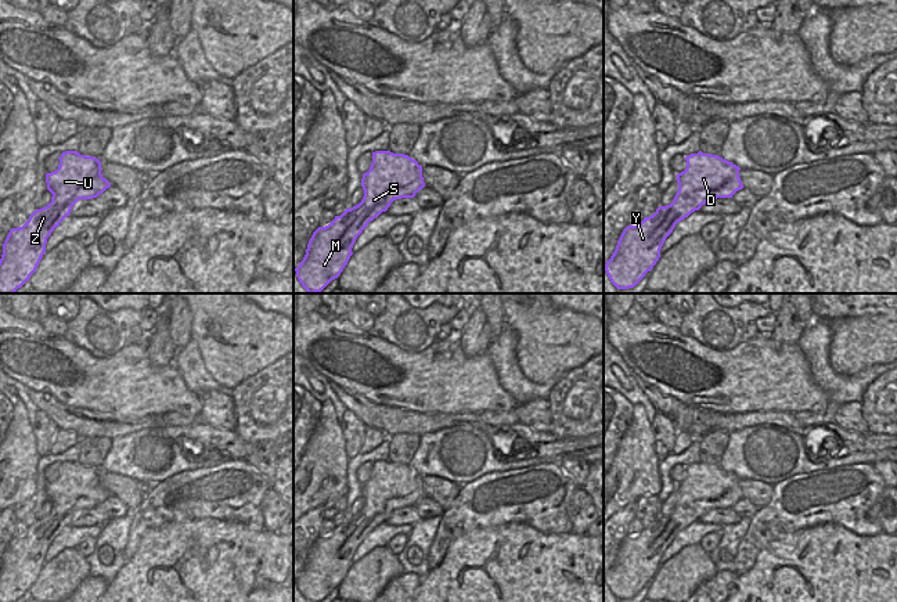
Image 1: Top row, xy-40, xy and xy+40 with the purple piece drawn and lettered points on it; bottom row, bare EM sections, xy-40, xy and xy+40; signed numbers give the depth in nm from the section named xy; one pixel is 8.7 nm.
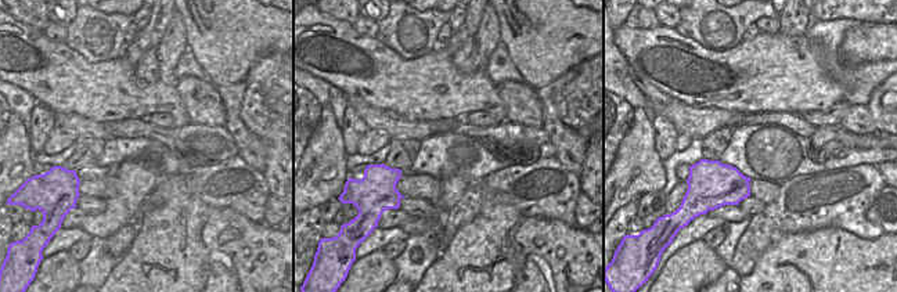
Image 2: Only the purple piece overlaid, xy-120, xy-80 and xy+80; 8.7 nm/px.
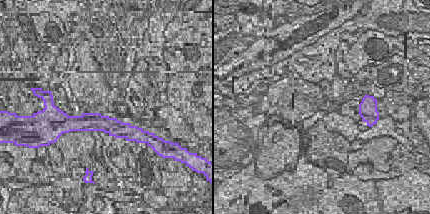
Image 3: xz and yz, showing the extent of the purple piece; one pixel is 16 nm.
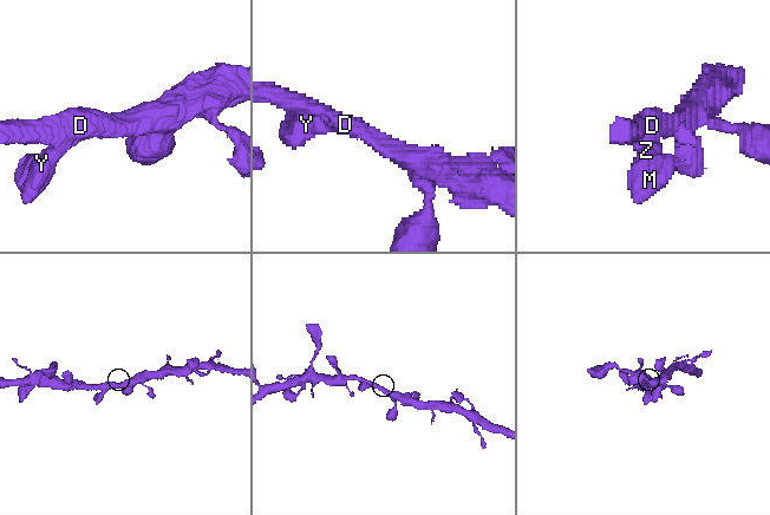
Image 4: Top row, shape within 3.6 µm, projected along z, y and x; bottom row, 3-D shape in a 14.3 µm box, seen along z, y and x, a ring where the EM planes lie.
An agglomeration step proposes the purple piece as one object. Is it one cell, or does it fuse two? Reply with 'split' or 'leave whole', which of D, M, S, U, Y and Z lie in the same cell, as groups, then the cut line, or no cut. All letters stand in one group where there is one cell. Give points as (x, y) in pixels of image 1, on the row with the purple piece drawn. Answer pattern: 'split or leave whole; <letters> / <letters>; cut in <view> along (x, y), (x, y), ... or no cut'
leave whole; D M S U Y Z; no cut

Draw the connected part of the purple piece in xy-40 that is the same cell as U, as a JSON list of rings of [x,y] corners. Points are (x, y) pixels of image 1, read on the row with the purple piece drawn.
[[[65,151],[55,172],[46,174],[51,202],[36,209],[22,227],[11,228],[0,259],[0,293],[14,293],[36,271],[47,238],[79,199],[93,199],[111,187],[94,156]]]

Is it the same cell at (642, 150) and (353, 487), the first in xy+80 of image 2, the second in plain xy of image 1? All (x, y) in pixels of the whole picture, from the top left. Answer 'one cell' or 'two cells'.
two cells

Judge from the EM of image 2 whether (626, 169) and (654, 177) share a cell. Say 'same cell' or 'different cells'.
same cell

